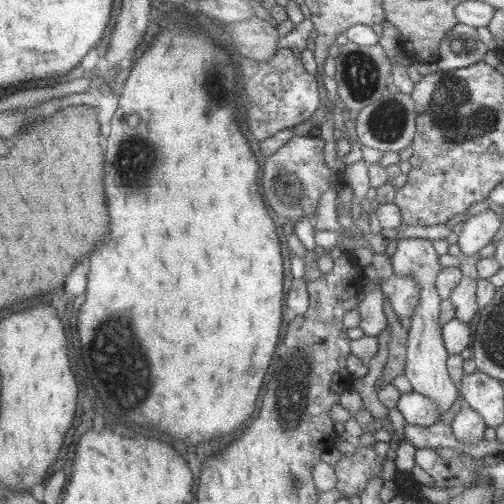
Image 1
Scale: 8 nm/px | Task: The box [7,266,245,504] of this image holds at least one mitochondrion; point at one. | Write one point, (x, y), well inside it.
(121, 373)

